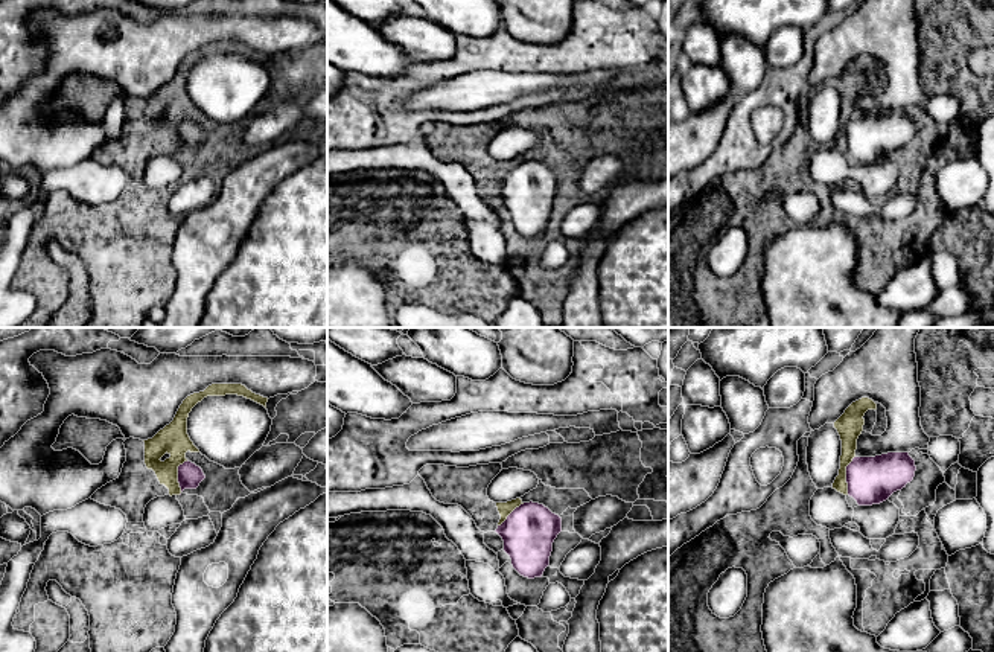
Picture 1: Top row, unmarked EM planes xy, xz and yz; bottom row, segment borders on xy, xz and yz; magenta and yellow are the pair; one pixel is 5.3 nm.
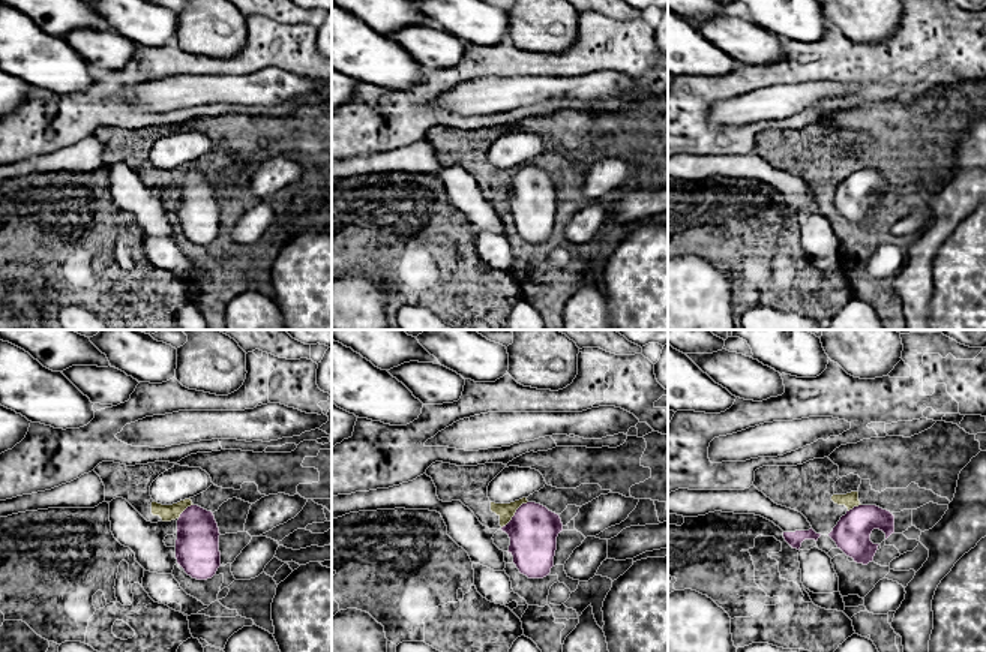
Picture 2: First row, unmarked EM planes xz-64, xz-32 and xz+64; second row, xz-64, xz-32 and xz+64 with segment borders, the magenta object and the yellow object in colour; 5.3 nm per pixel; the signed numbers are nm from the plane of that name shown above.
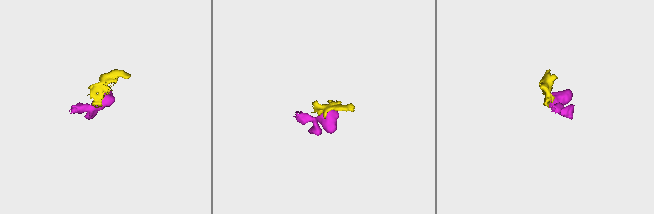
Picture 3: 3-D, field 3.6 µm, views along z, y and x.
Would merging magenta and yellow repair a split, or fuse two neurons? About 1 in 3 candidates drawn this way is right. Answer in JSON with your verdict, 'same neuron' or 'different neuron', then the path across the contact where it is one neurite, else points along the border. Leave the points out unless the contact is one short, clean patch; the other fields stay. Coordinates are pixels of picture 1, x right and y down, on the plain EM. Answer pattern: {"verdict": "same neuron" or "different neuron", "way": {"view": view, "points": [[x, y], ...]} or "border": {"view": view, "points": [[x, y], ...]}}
{"verdict": "different neuron", "border": {"view": "yz", "points": [[854, 115], [847, 125], [847, 153]]}}

